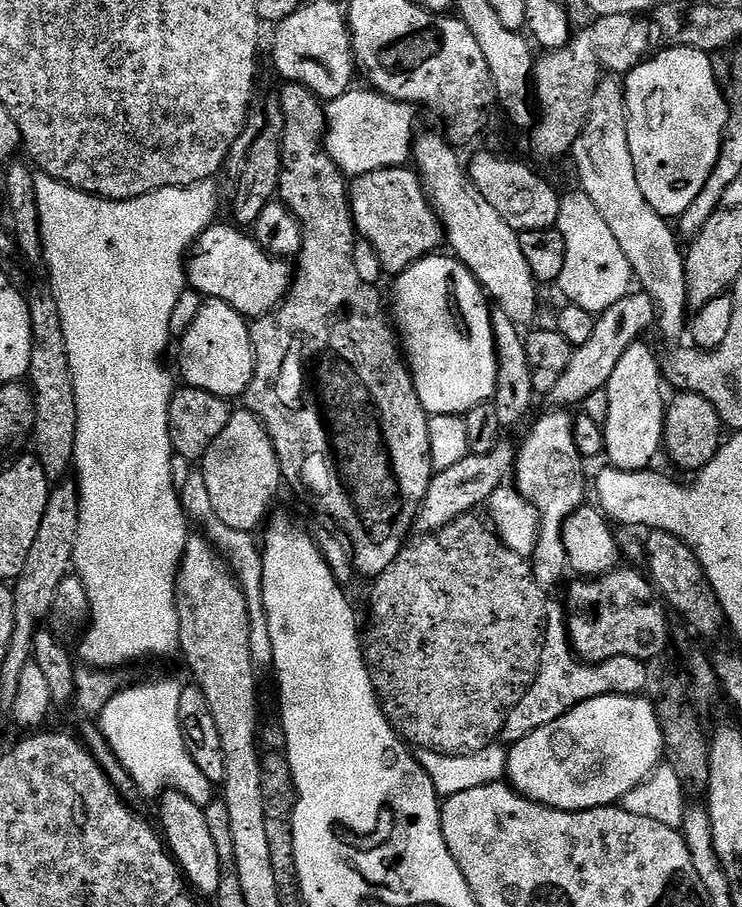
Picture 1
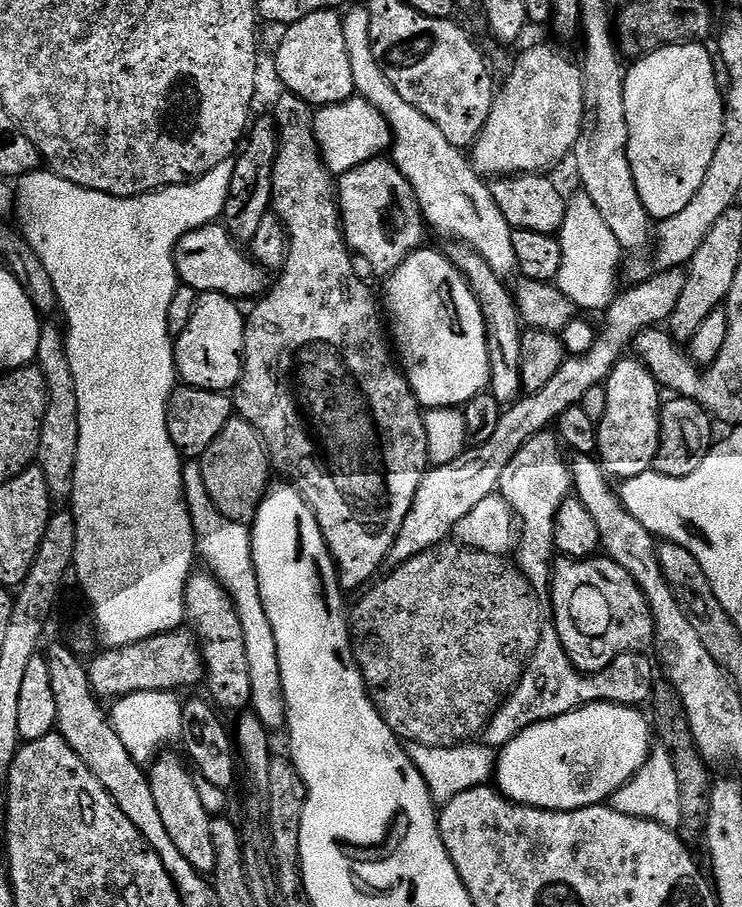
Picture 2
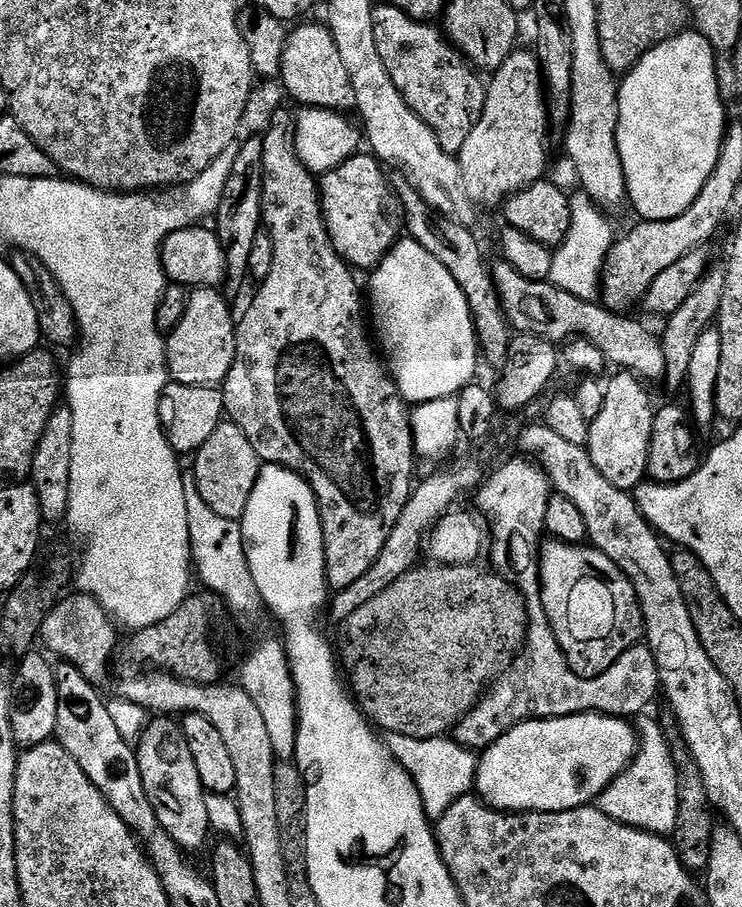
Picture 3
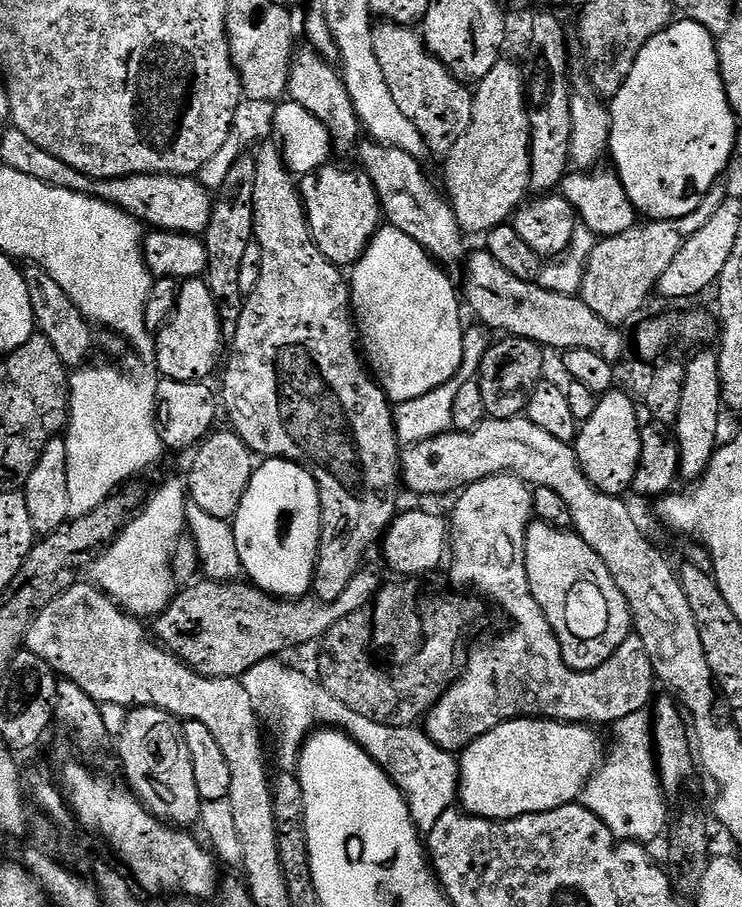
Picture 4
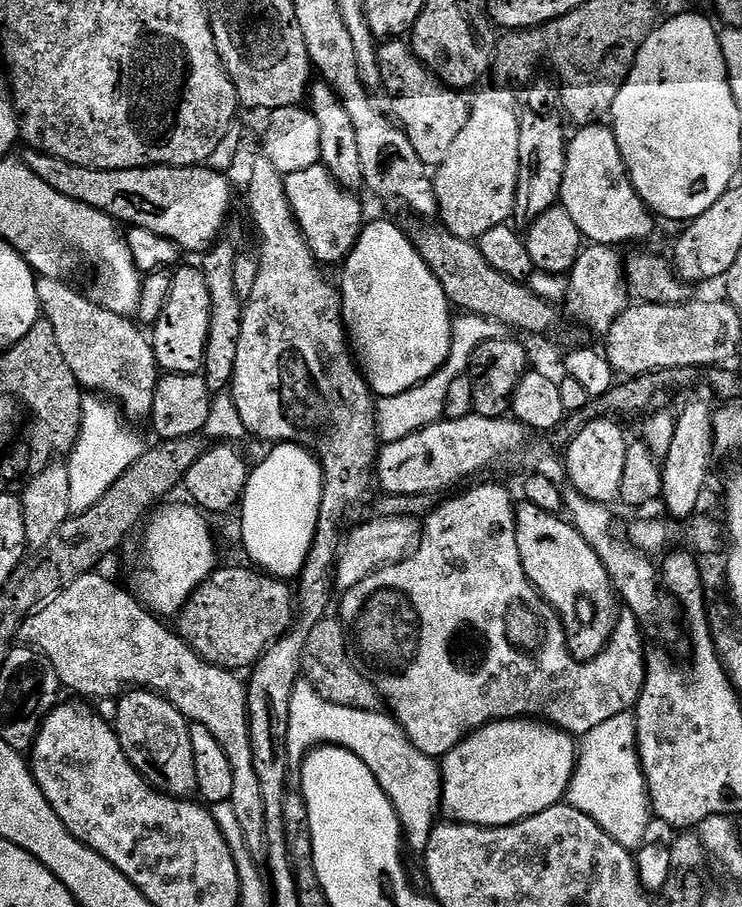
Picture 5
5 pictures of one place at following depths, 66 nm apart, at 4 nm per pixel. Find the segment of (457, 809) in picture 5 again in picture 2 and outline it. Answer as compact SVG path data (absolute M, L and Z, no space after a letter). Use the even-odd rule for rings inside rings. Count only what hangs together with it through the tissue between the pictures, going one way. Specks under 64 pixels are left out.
M587 704L584 708L576 708L573 712L562 714L553 720L543 720L518 734L505 748L499 749L496 762L496 771L494 773L494 784L499 792L508 800L513 800L515 804L524 804L527 808L545 808L551 812L573 812L579 808L593 808L595 804L604 804L622 785L630 782L634 774L646 762L650 751L648 736L650 740L650 724L639 707L626 704Z

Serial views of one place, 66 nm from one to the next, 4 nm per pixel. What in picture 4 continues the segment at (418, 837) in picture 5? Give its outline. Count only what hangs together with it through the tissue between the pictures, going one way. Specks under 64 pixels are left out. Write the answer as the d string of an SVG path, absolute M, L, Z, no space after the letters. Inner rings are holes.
M273 658L258 662L242 677L246 694L250 694L252 701L258 706L272 704L276 711L276 720L280 723L277 750L296 762L300 759L304 741L317 726L347 732L398 786L408 804L412 820L421 833L427 834L434 830L442 814L449 812L458 800L460 766L457 757L438 747L427 732L419 727L386 726L382 722L370 722L370 718L362 718L362 714L354 714L342 702L338 702L334 694L327 692L323 684L313 677L312 681L300 672L288 672L287 666L280 660L283 659Z

